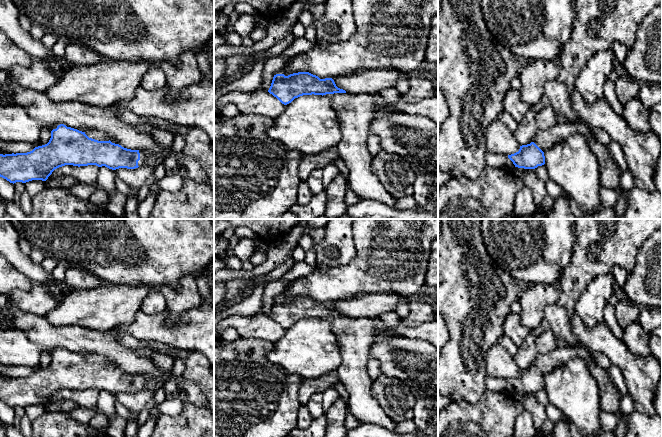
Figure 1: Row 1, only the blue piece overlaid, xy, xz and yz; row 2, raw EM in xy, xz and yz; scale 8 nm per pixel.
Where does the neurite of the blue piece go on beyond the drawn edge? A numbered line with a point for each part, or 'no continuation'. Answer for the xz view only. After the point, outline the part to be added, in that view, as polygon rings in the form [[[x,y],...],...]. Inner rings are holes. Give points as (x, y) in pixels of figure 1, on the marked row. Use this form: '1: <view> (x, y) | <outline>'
1: xz (355, 111) | [[[334,93],[323,95],[332,103],[333,109],[340,120],[342,138],[336,148],[340,158],[349,170],[350,187],[353,192],[365,200],[375,200],[395,208],[396,199],[385,189],[377,176],[371,171],[373,156],[367,147],[370,123],[375,118],[377,101],[370,94]]]

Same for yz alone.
1: yz (544, 139) | [[[557,123],[547,130],[538,130],[533,136],[533,142],[544,152],[554,144],[568,139],[569,136],[581,134],[590,143],[594,136],[587,124]]]

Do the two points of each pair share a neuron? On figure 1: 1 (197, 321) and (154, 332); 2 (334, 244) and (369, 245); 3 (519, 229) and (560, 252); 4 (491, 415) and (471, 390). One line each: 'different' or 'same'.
1: same
2: different
3: same
4: different

